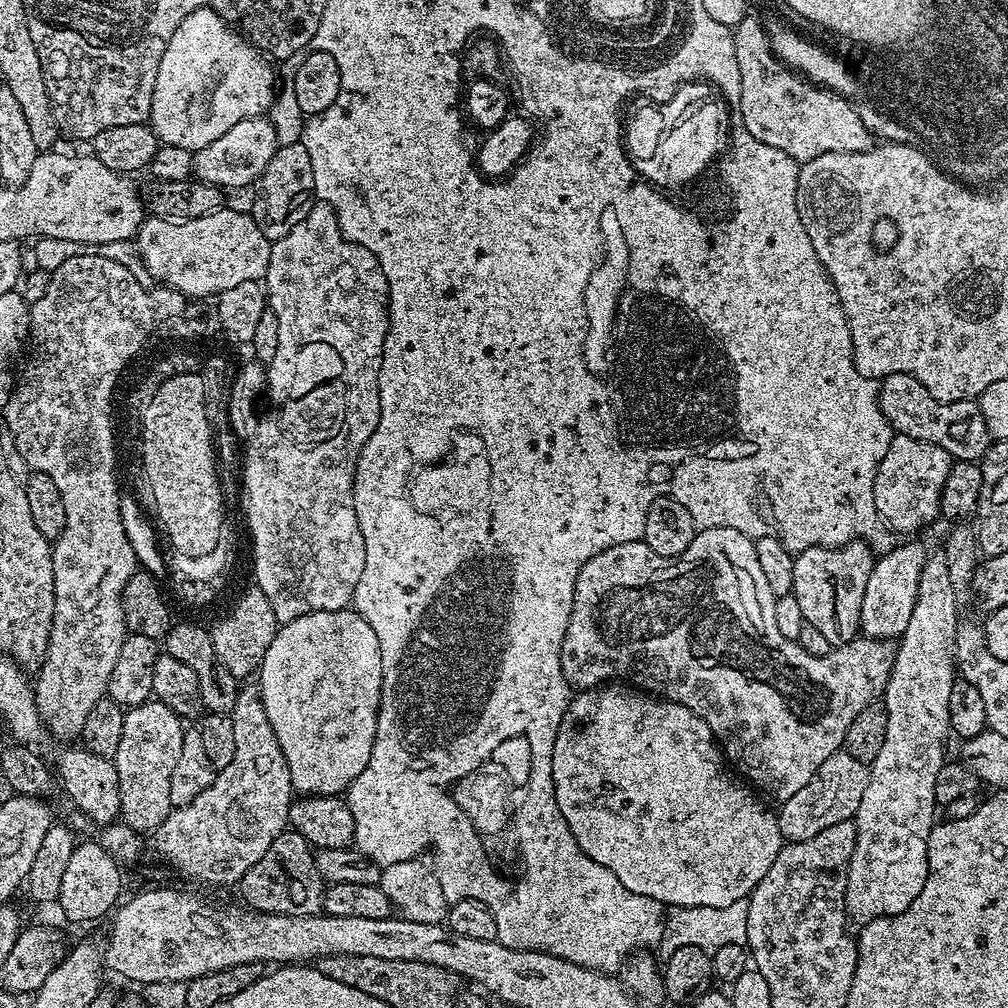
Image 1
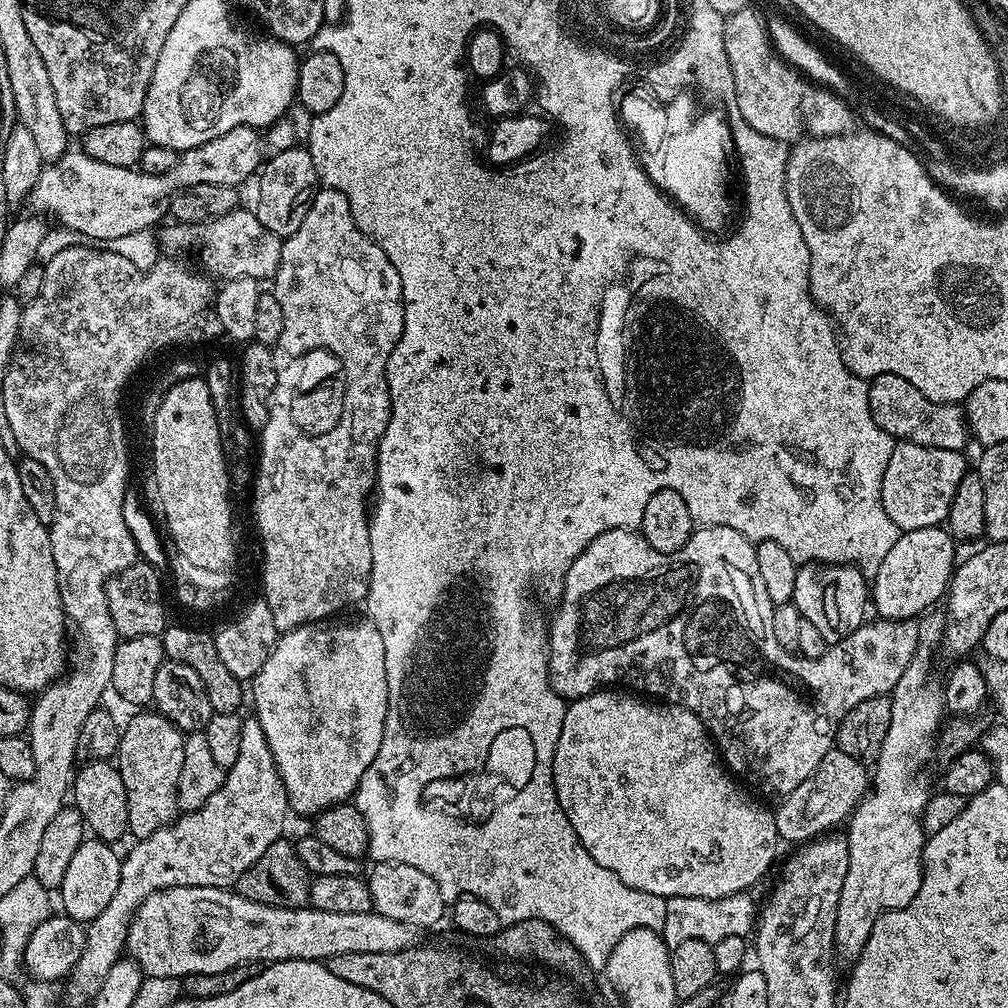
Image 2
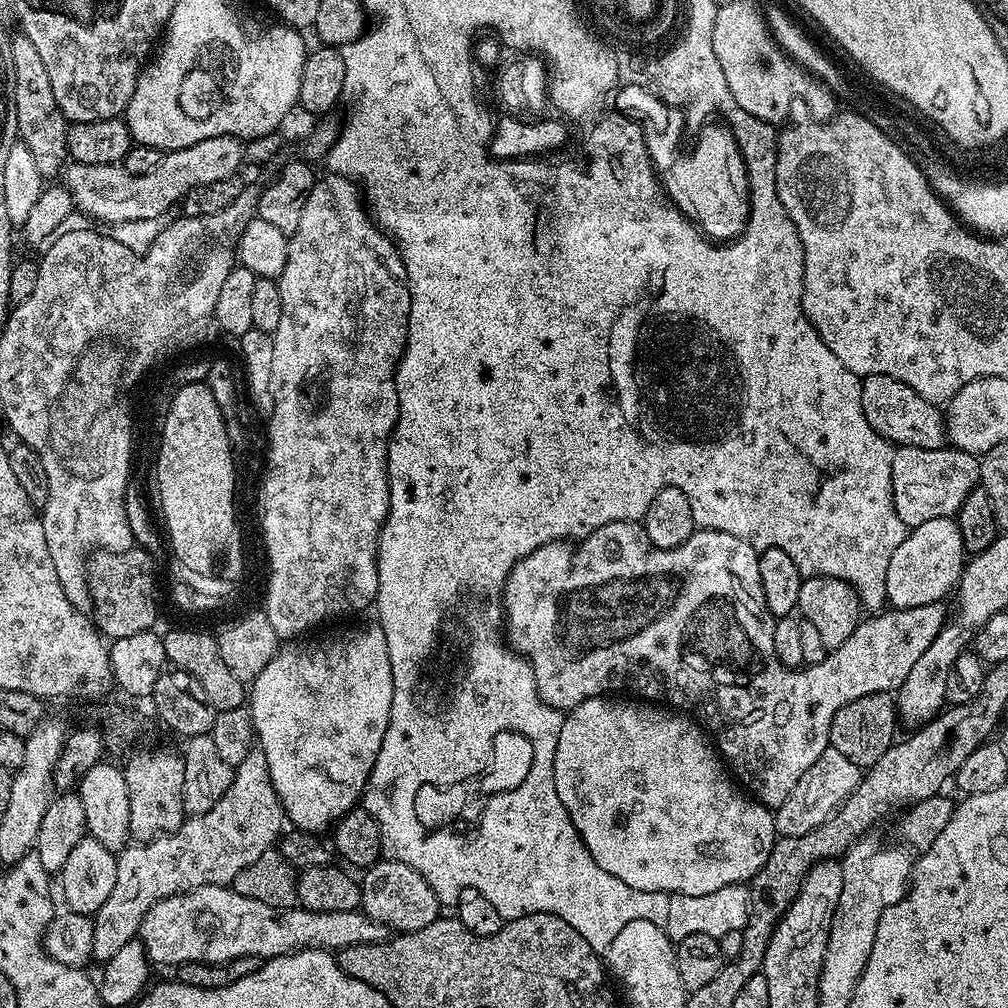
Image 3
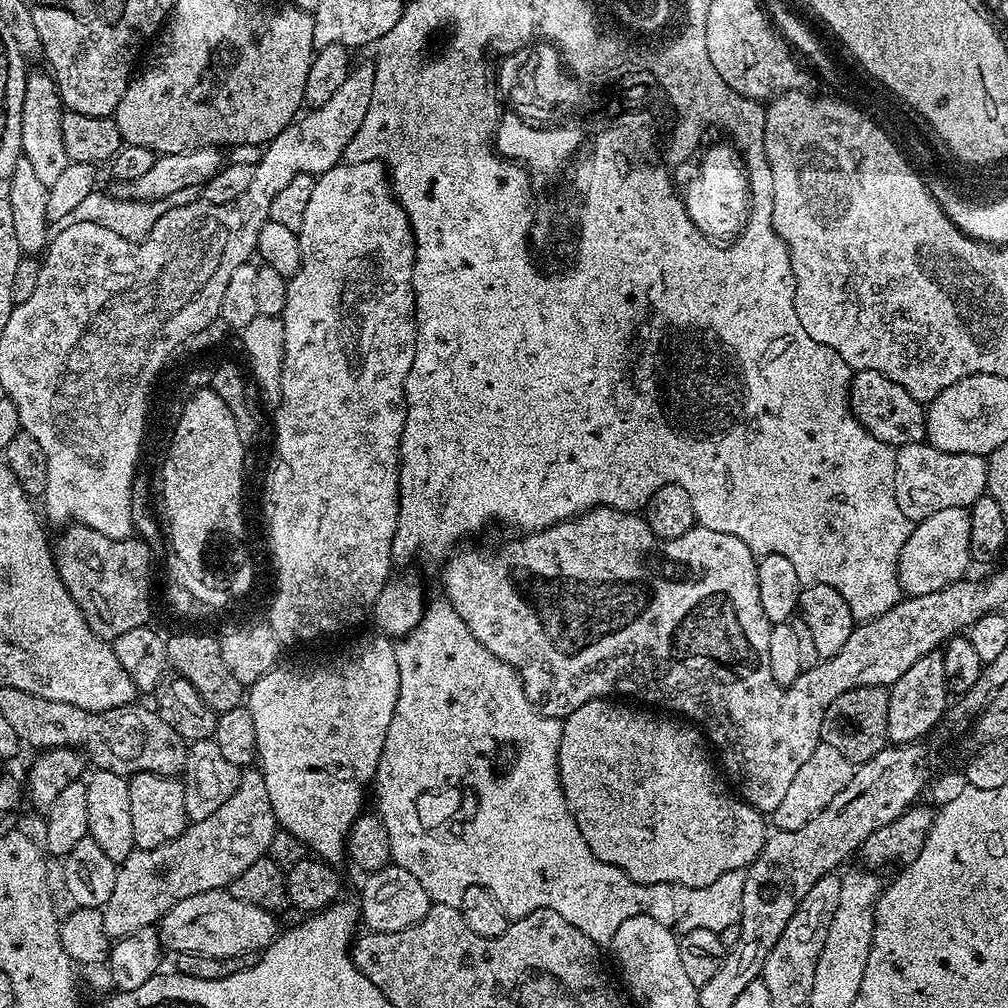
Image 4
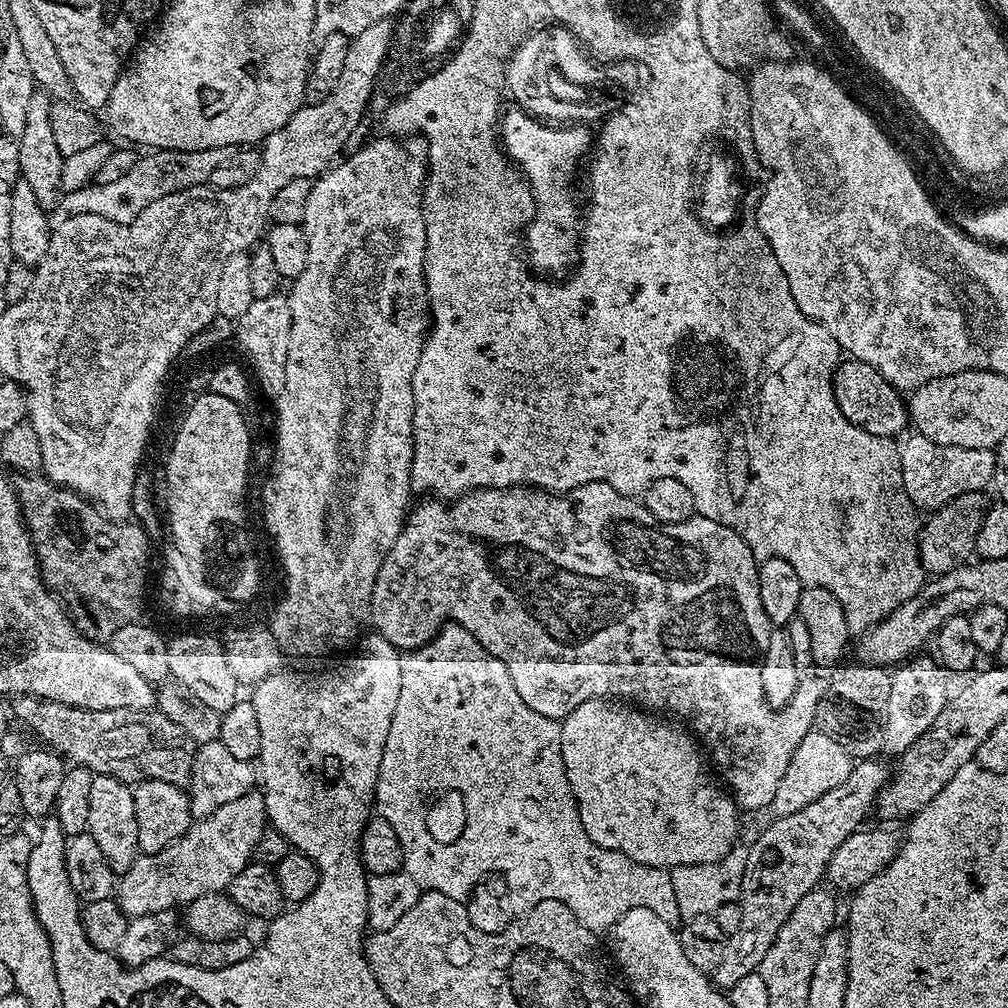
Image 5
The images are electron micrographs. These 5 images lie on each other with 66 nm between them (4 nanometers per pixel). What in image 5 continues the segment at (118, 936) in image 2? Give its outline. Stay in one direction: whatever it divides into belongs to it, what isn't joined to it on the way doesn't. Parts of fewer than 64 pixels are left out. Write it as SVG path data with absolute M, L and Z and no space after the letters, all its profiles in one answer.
M253 790L226 802L205 820L197 820L182 838L166 846L158 854L137 855L136 861L119 877L114 896L125 916L149 916L155 912L171 912L192 904L198 898L215 892L223 893L228 883L246 865L253 863L256 847L269 827L263 791Z

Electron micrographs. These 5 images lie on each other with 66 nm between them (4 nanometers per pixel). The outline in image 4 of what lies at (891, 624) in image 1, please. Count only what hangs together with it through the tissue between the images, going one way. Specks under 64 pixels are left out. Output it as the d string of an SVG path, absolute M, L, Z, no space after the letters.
M951 508L938 510L938 514L930 514L913 527L906 546L900 551L900 587L908 596L934 594L934 590L942 590L954 582L965 579L969 575L968 563L971 562L972 548L972 514L967 508Z

